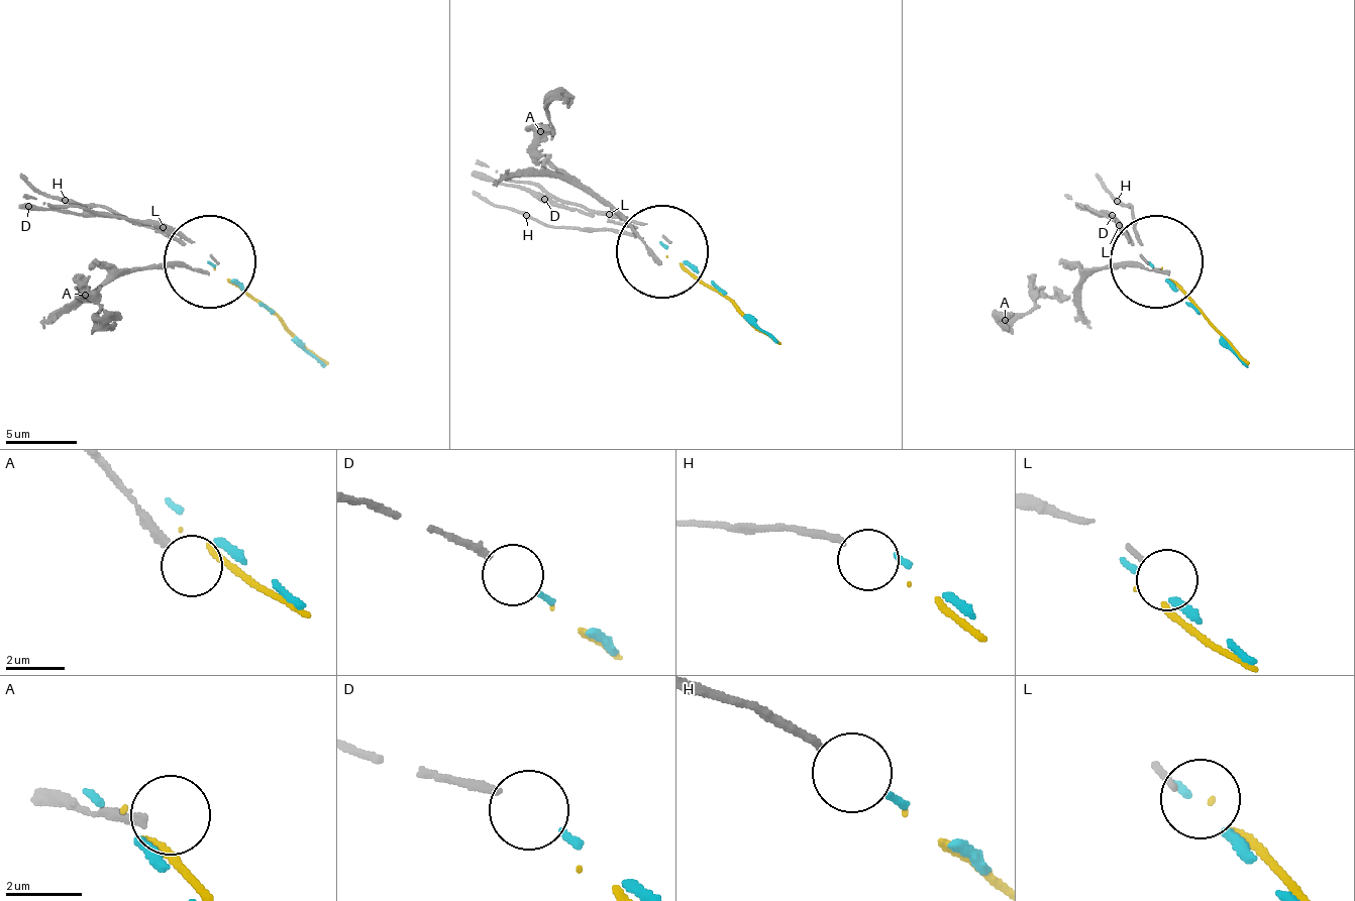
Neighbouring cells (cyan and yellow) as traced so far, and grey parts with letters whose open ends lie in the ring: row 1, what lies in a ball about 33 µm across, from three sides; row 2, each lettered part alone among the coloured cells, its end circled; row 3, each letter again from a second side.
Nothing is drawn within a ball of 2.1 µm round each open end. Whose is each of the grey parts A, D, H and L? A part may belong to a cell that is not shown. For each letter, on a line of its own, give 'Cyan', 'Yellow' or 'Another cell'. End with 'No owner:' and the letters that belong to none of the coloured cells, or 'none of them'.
A: Another cell
D: Cyan
H: Another cell
L: Another cell
No owner: A, H, L

